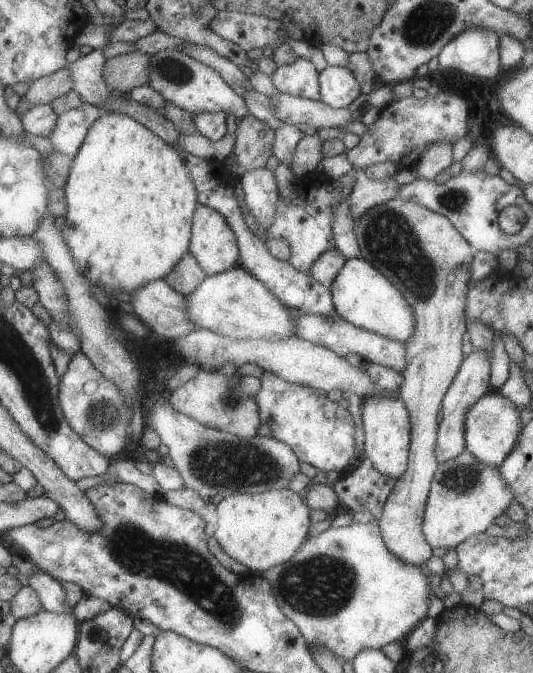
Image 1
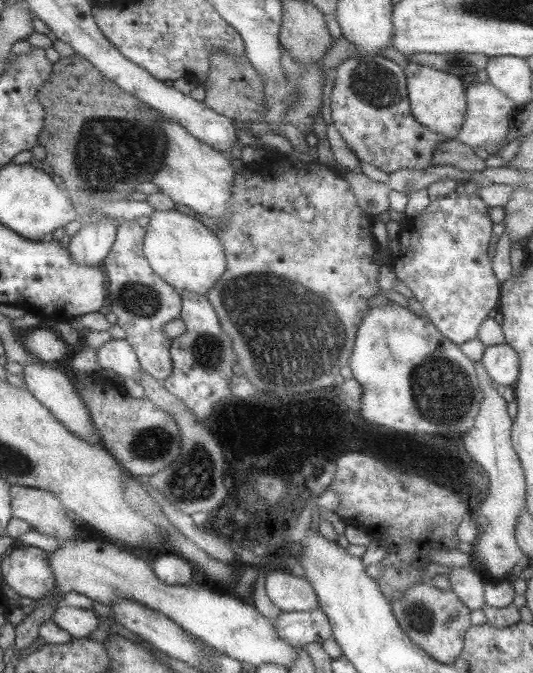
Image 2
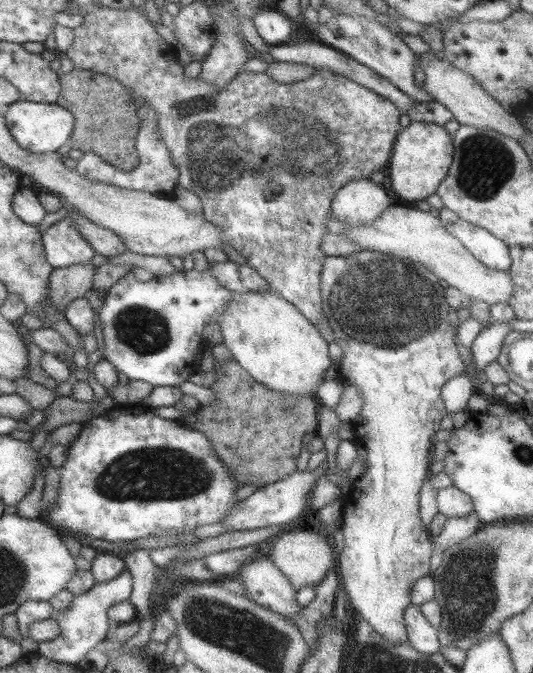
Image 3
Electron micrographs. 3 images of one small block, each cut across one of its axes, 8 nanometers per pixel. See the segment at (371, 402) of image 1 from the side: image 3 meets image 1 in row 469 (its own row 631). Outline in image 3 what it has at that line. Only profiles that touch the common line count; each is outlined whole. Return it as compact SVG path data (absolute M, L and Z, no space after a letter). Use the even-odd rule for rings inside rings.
M361 250L357 253L350 253L345 256L326 256L321 265L320 276L320 298L322 311L327 323L334 334L334 342L340 346L343 357L340 360L338 378L344 380L345 384L355 386L363 394L363 405L357 416L349 422L354 430L355 441L365 449L365 461L363 471L359 477L352 480L352 485L344 498L342 519L340 529L343 531L344 547L337 554L335 568L343 579L345 595L349 605L356 611L358 617L363 618L381 638L385 638L391 644L408 644L405 635L405 623L403 613L405 607L411 605L411 592L413 584L429 574L429 559L432 554L431 537L425 526L421 523L417 504L419 500L419 488L423 486L423 480L429 475L429 466L432 463L433 435L439 430L439 421L447 414L441 398L441 387L447 379L457 376L463 372L464 366L457 353L455 346L455 335L459 324L455 309L451 308L444 296L445 285L429 270L421 264L414 263L409 259L397 258L391 255L375 252L373 250Z

